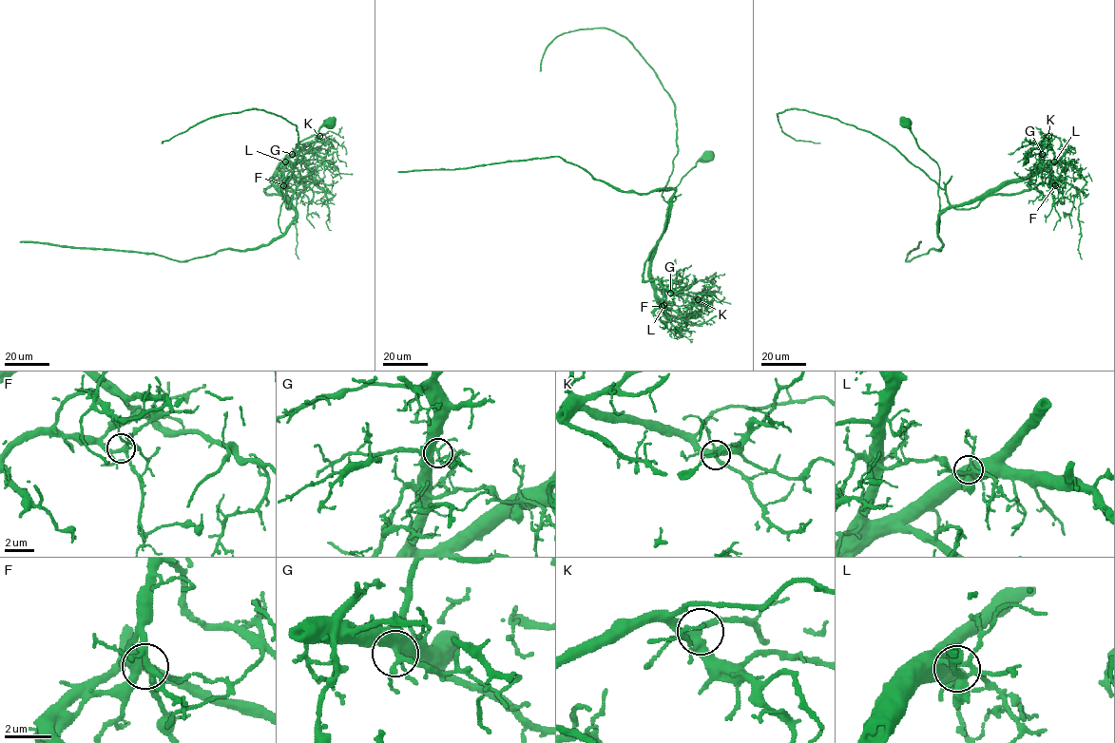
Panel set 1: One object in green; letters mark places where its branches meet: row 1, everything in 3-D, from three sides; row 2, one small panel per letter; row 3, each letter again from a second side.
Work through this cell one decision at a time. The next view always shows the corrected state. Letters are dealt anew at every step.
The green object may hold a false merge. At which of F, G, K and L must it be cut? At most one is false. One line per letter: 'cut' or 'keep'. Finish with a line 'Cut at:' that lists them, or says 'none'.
F: keep
G: keep
K: keep
L: cut
Cut at: L

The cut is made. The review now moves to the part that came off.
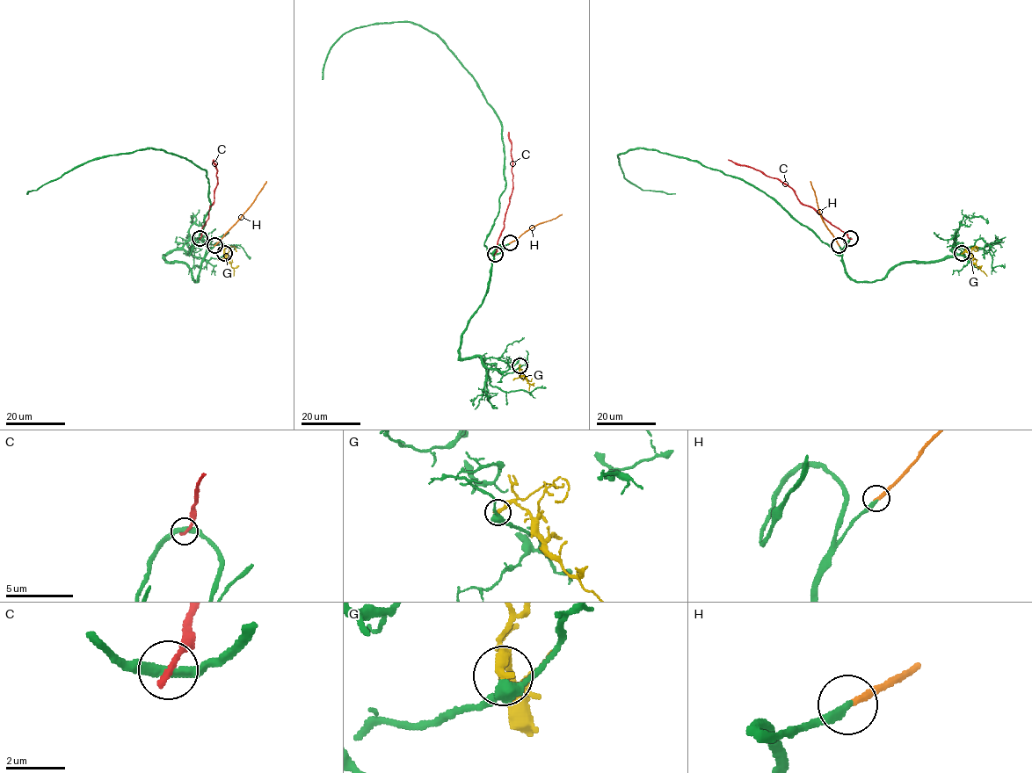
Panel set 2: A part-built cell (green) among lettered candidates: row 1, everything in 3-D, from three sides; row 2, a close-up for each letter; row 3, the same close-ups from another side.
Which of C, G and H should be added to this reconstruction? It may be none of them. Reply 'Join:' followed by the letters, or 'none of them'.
Join: H

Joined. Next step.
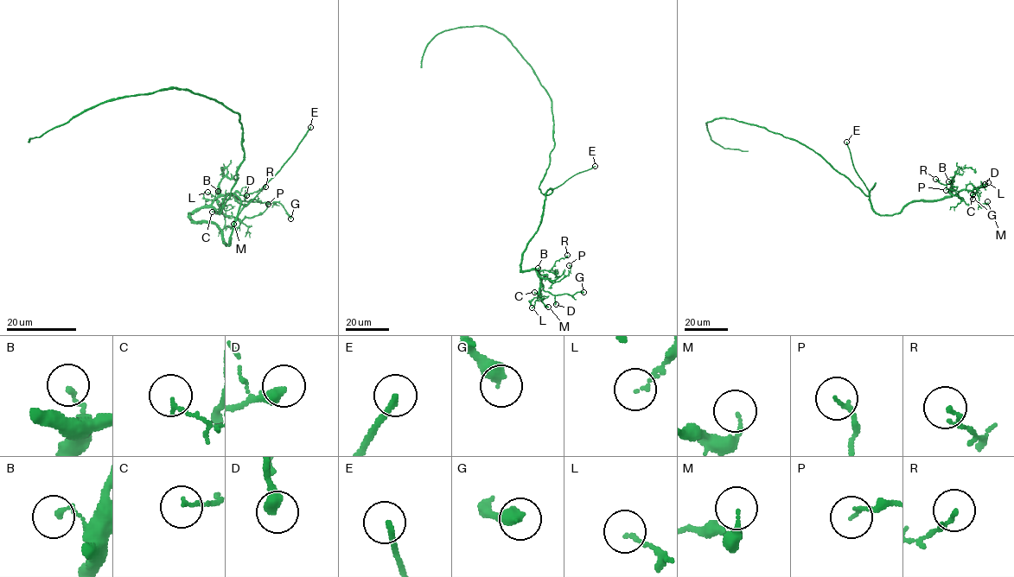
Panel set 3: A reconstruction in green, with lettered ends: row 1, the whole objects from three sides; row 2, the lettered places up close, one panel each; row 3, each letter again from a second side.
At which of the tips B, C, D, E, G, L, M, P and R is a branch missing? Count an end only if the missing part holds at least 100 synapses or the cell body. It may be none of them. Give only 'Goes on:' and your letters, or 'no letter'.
Goes on: E

